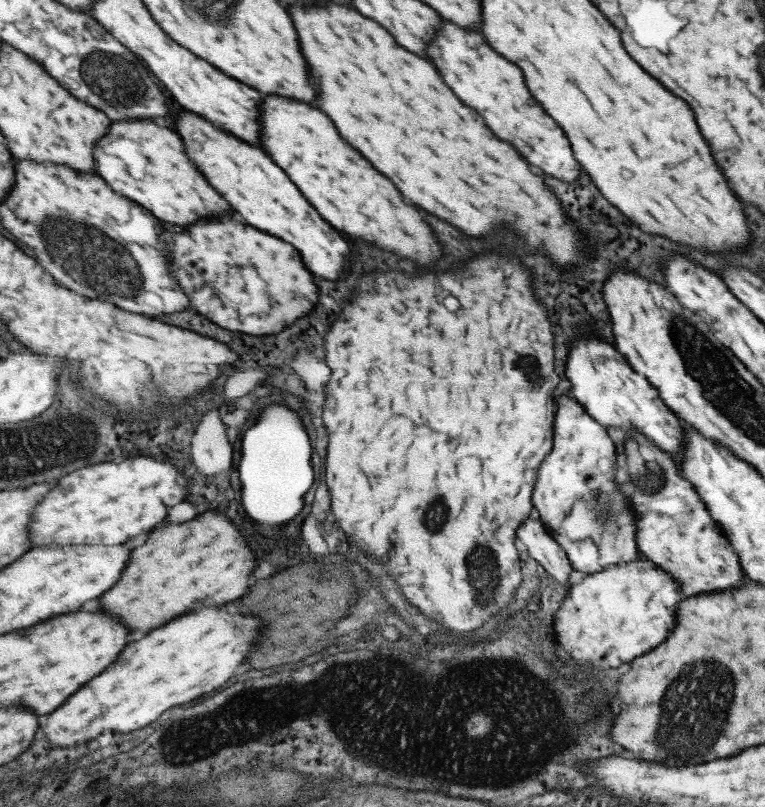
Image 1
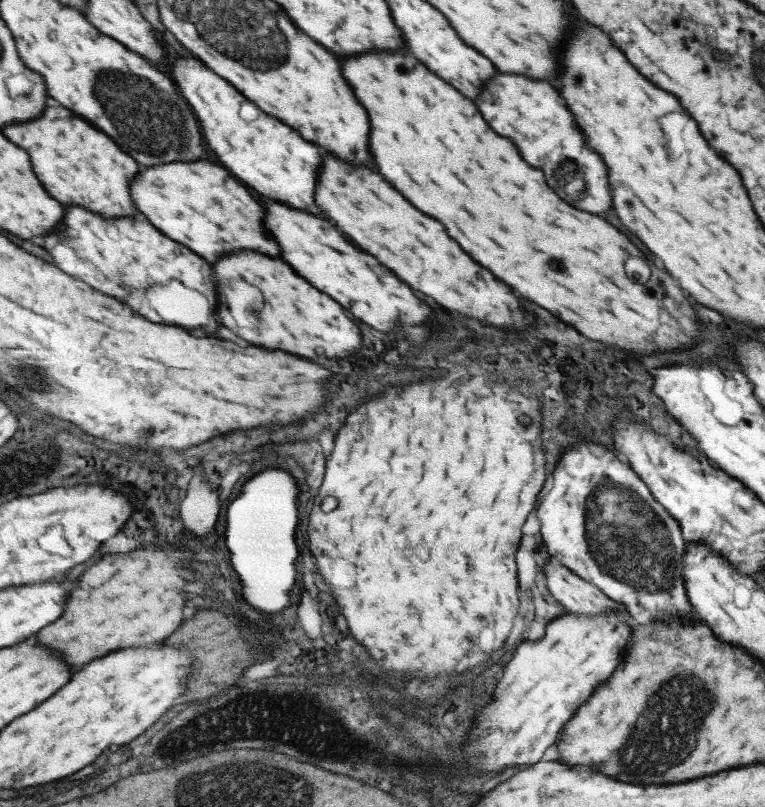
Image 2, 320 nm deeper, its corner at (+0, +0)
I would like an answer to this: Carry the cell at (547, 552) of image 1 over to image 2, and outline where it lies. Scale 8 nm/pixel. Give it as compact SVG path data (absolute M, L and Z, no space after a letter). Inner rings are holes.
M543 565L547 590L566 612L579 616L599 616L608 610L624 612L624 607L607 598L595 586L573 574L566 566Z

